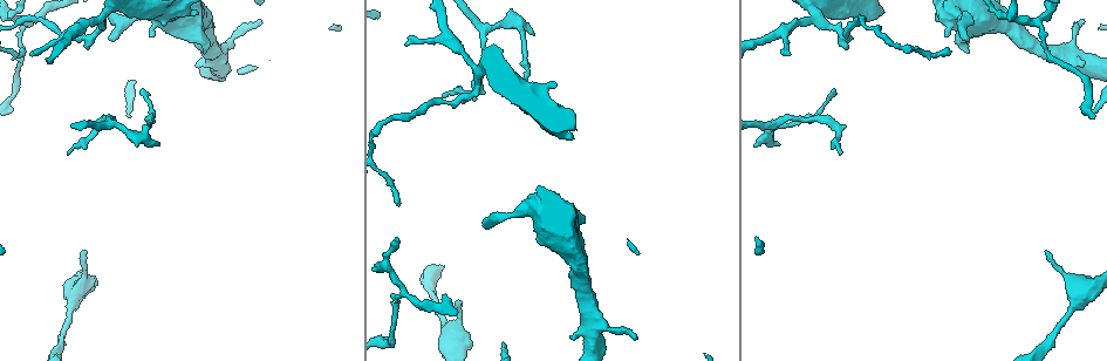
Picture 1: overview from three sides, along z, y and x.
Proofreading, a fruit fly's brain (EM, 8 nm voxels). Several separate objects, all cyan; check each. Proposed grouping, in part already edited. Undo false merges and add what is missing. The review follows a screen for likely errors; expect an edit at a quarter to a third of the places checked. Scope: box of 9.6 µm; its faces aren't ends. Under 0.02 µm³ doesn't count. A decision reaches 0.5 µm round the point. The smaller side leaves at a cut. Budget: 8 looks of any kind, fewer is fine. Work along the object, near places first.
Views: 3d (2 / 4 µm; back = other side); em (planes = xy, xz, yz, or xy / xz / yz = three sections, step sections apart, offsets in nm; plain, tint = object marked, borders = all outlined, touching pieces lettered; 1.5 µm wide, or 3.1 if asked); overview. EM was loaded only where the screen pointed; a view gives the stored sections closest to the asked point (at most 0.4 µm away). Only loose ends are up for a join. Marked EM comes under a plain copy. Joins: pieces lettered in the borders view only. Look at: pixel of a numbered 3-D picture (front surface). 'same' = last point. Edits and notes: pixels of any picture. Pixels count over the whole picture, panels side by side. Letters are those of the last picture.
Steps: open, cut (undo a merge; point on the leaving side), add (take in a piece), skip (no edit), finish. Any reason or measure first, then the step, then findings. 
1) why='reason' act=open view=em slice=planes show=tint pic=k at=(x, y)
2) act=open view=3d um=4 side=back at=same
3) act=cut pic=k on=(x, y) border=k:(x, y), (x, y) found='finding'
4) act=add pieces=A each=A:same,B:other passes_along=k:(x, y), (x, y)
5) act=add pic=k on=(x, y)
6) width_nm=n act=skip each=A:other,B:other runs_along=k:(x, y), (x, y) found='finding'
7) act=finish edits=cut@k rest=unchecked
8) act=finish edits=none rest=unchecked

why='thick turns thin' act=open view=em slice=planes show=borders pic=1 at=(779, 128)

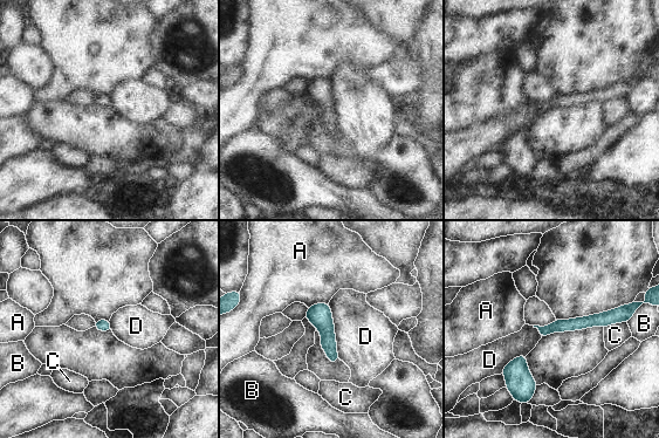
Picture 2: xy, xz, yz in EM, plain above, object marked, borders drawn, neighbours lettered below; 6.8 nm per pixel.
act=skip each=A:other,B:other,C:other,D:other border=2:(328, 303), (340, 358) found='all the same neuron'

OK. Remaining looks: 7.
why='tapers out' act=open view=3d um=2 pic=1 at=(839, 152)

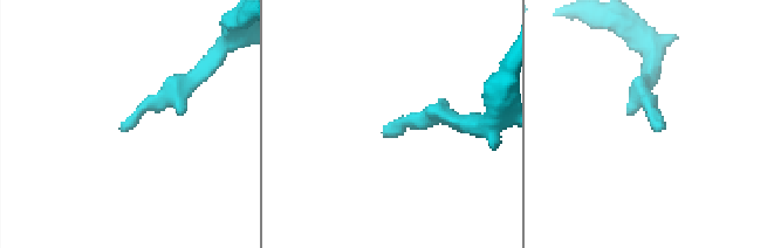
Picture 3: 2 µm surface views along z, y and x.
why='now the EM' act=open view=em slice=yz step=8 show=tint pic=3 at=(121, 129)

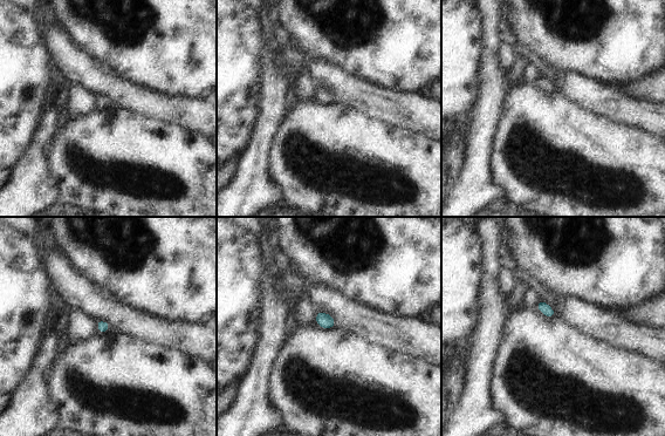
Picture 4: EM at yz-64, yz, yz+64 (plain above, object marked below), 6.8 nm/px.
act=open view=em slice=yz step=8 show=borders at=same

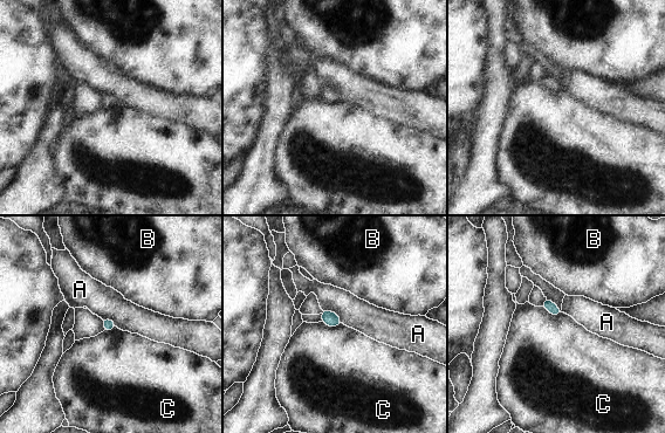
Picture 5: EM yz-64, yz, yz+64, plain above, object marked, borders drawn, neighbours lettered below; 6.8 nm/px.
act=skip each=A:other,B:other,C:other found='none of them fits'

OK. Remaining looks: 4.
why='branch point' act=open view=3d um=2 pic=1 at=(404, 294)

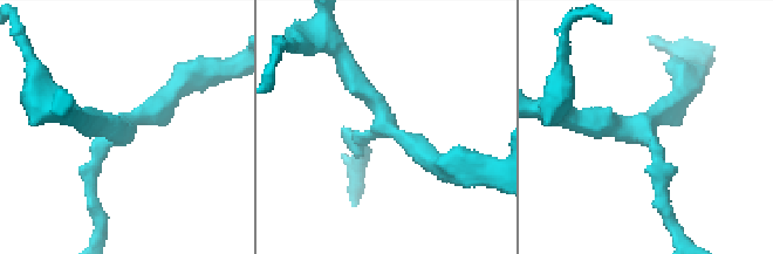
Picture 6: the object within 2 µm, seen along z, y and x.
act=open view=em slice=yz step=8 show=borders pic=6 at=(646, 123)

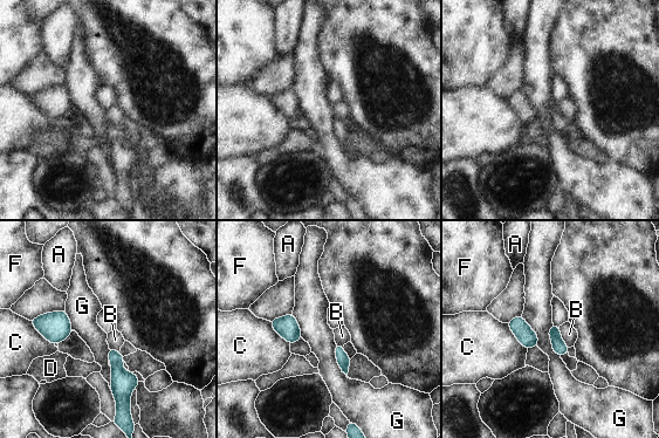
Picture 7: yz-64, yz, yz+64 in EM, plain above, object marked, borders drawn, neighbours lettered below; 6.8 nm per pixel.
act=skip each=A:other,B:other,C:other,D:other,F:other,G:other border=7:(558, 327), (561, 339), (569, 347) found='all the same neuron'

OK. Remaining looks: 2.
act=finish edits=none rest=unchecked

